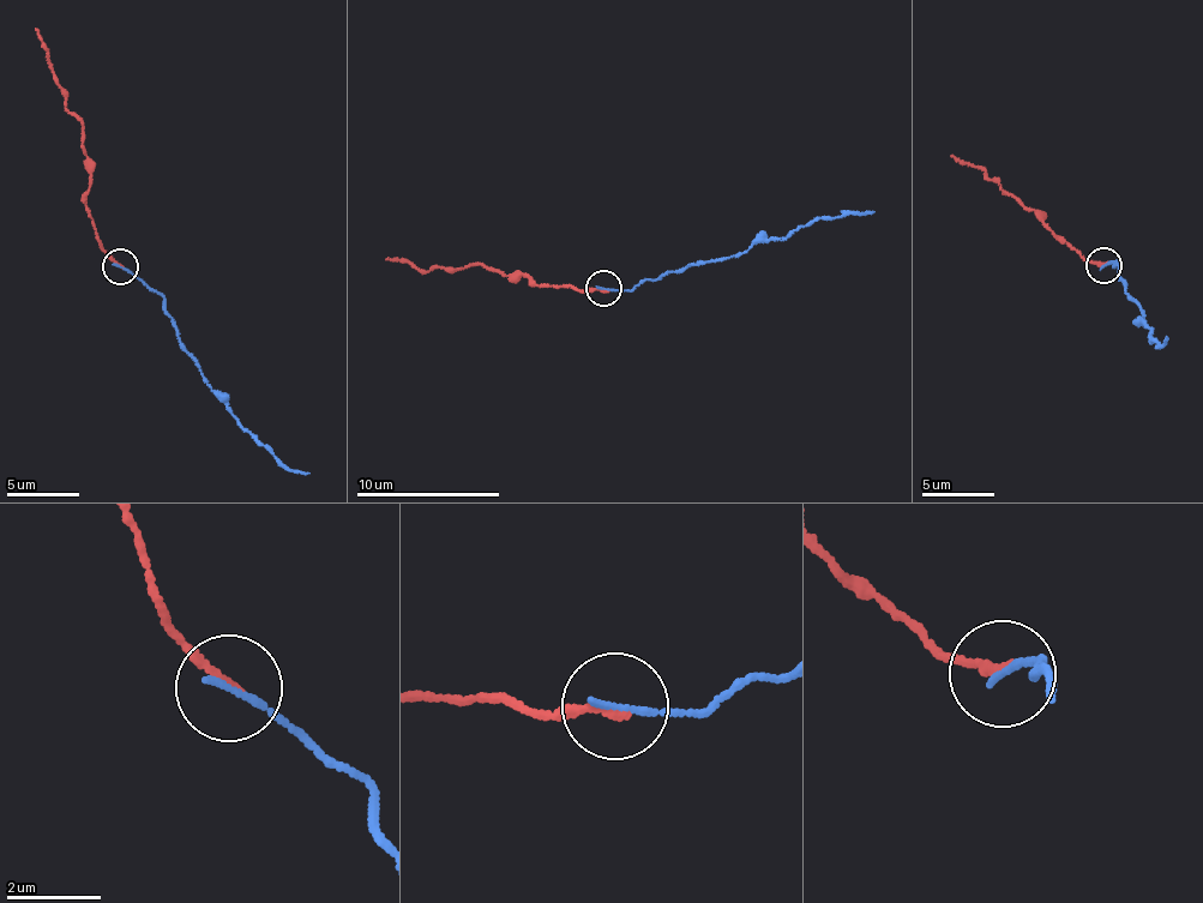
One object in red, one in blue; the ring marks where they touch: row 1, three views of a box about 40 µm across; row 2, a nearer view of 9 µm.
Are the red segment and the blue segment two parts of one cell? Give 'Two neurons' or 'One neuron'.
Two neurons

